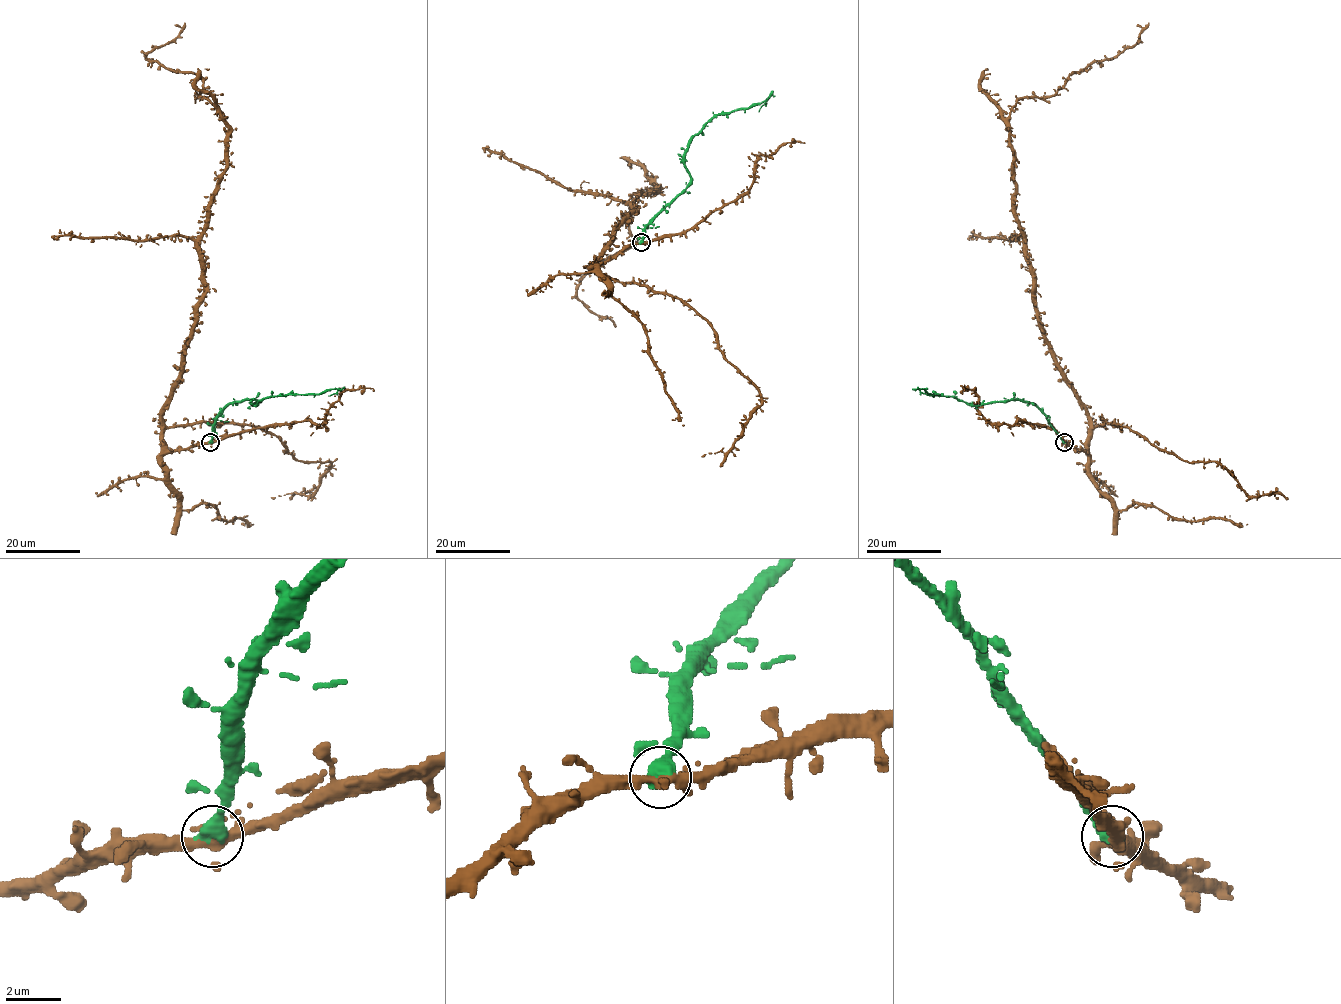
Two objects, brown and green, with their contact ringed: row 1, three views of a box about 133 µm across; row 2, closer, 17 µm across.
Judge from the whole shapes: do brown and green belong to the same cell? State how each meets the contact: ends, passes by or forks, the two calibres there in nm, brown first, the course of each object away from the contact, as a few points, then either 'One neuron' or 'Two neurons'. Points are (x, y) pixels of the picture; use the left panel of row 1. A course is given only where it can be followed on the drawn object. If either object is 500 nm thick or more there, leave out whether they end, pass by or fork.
Thickness 280 nm (brown) against 550 nm. Course of brown: (211, 442), (169, 450), (163, 439), (228, 143), (225, 118), (196, 98), (198, 75), (146, 58), (175, 25). Course of green: (210, 442), (217, 417), (230, 404), (259, 402), (254, 405), (270, 396), (338, 390), (328, 395). Two neurons

